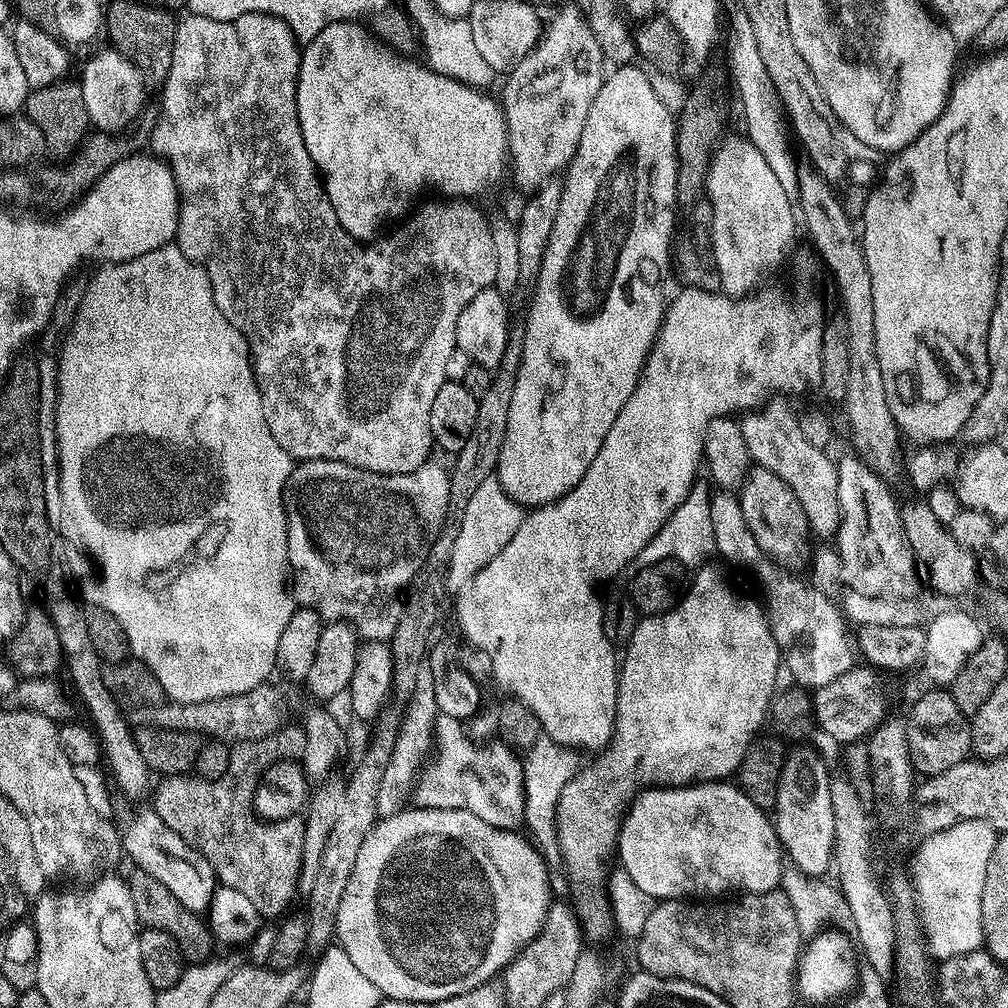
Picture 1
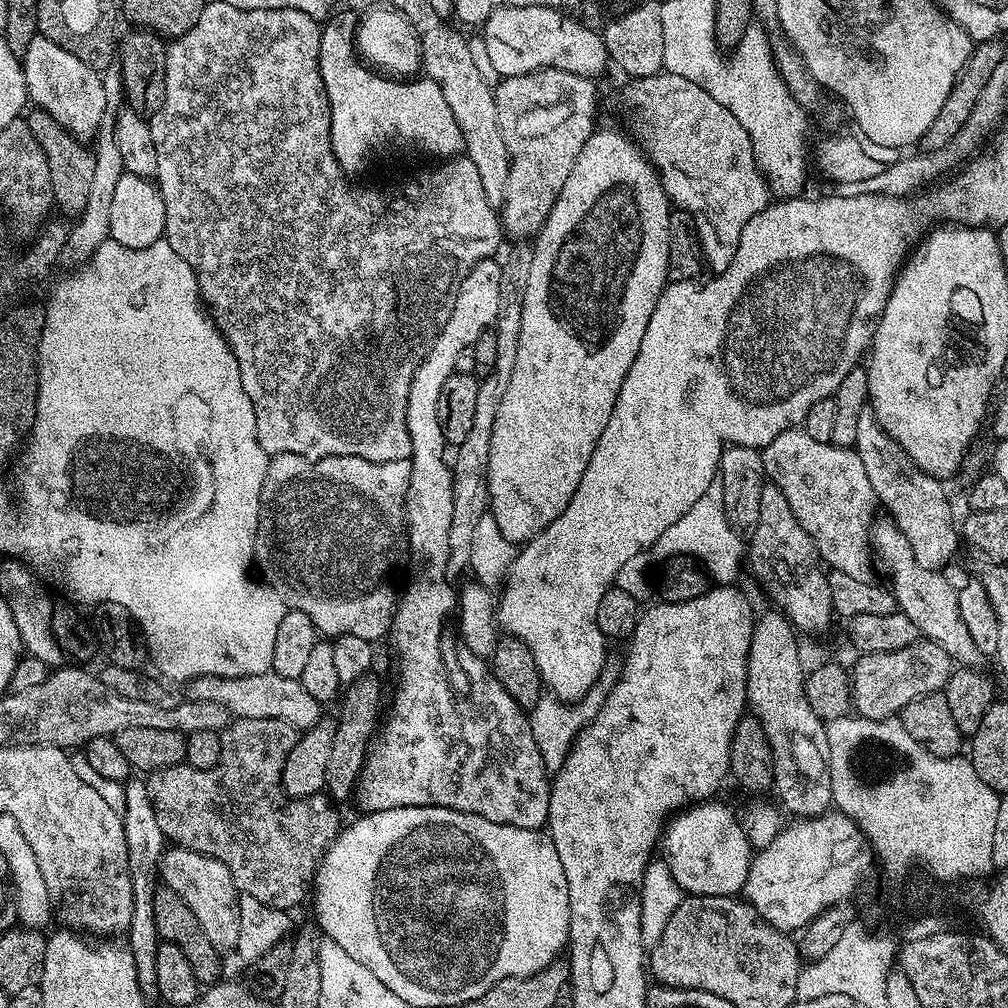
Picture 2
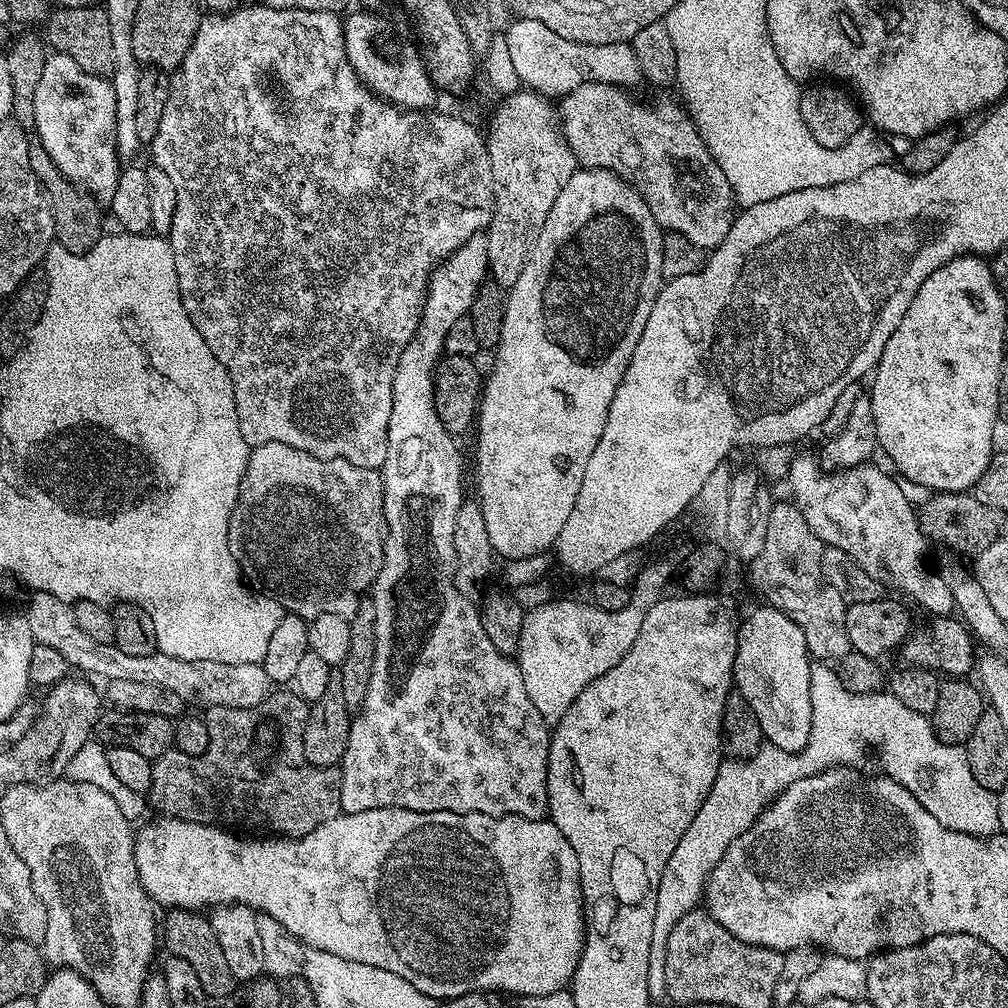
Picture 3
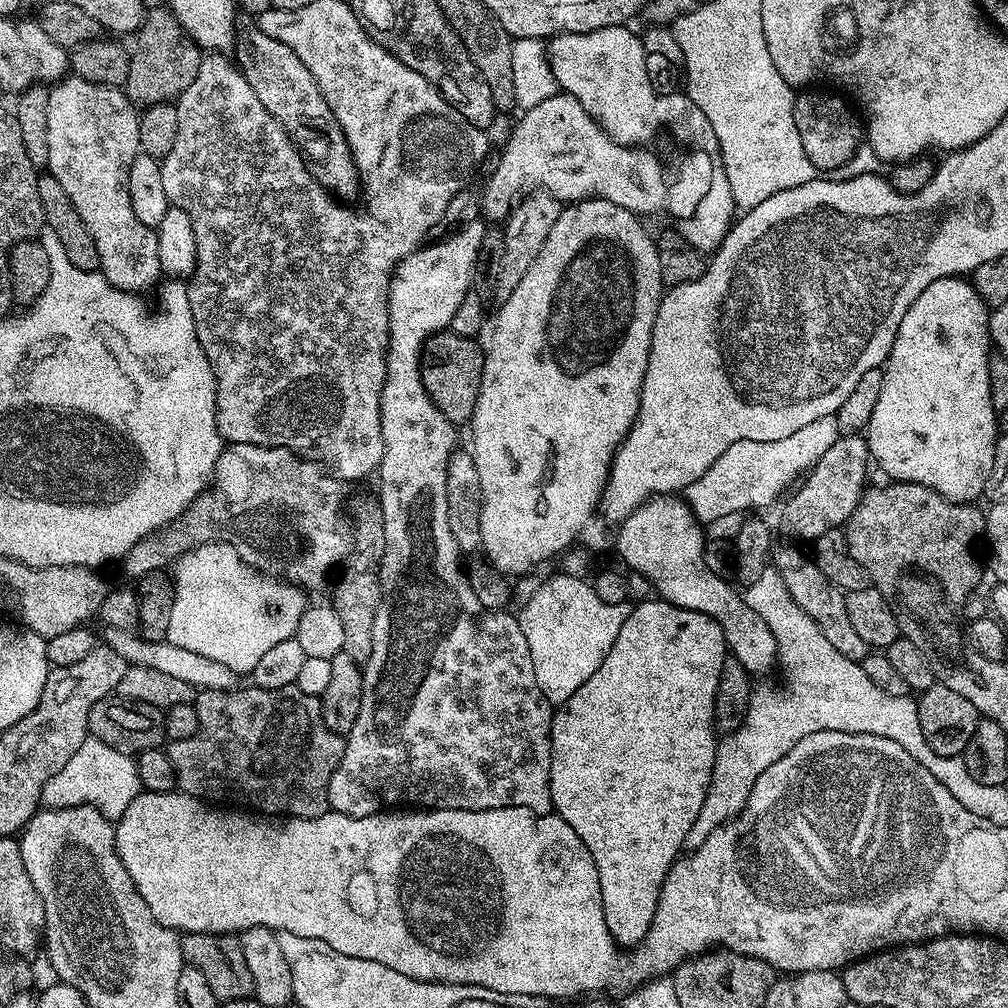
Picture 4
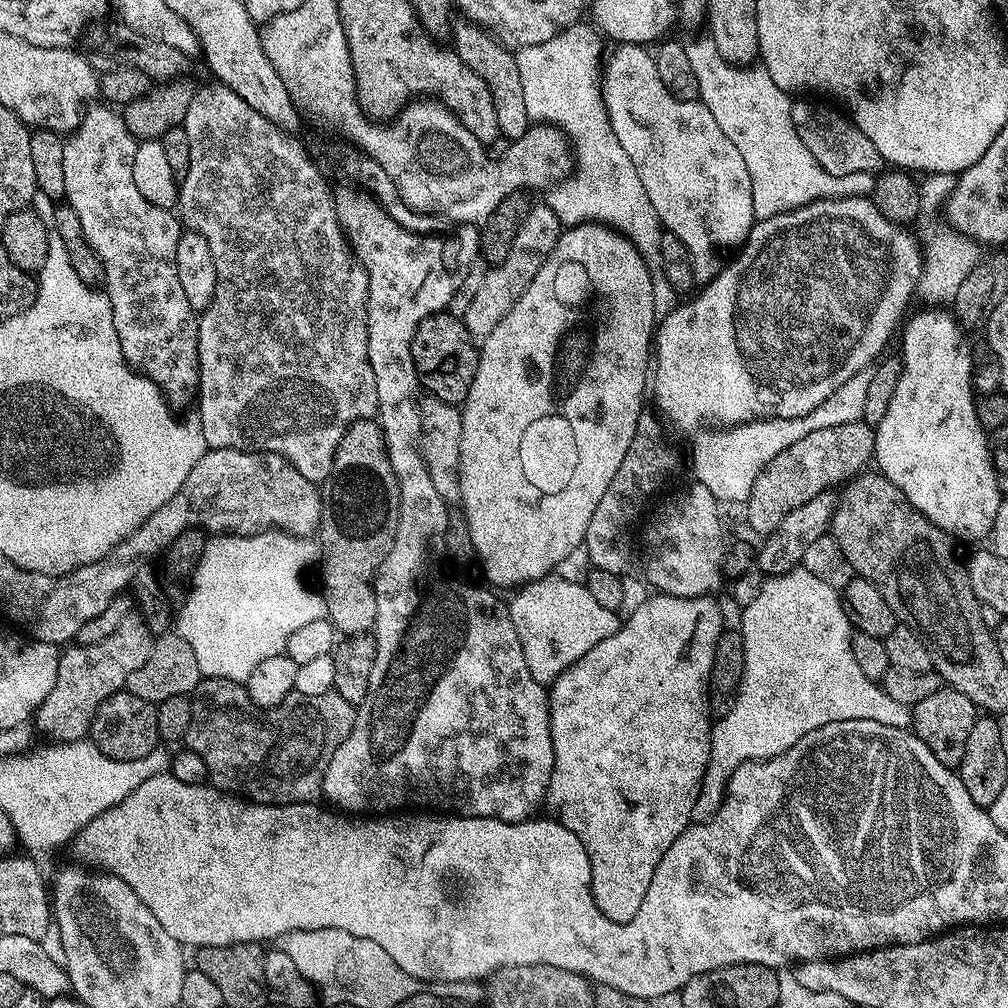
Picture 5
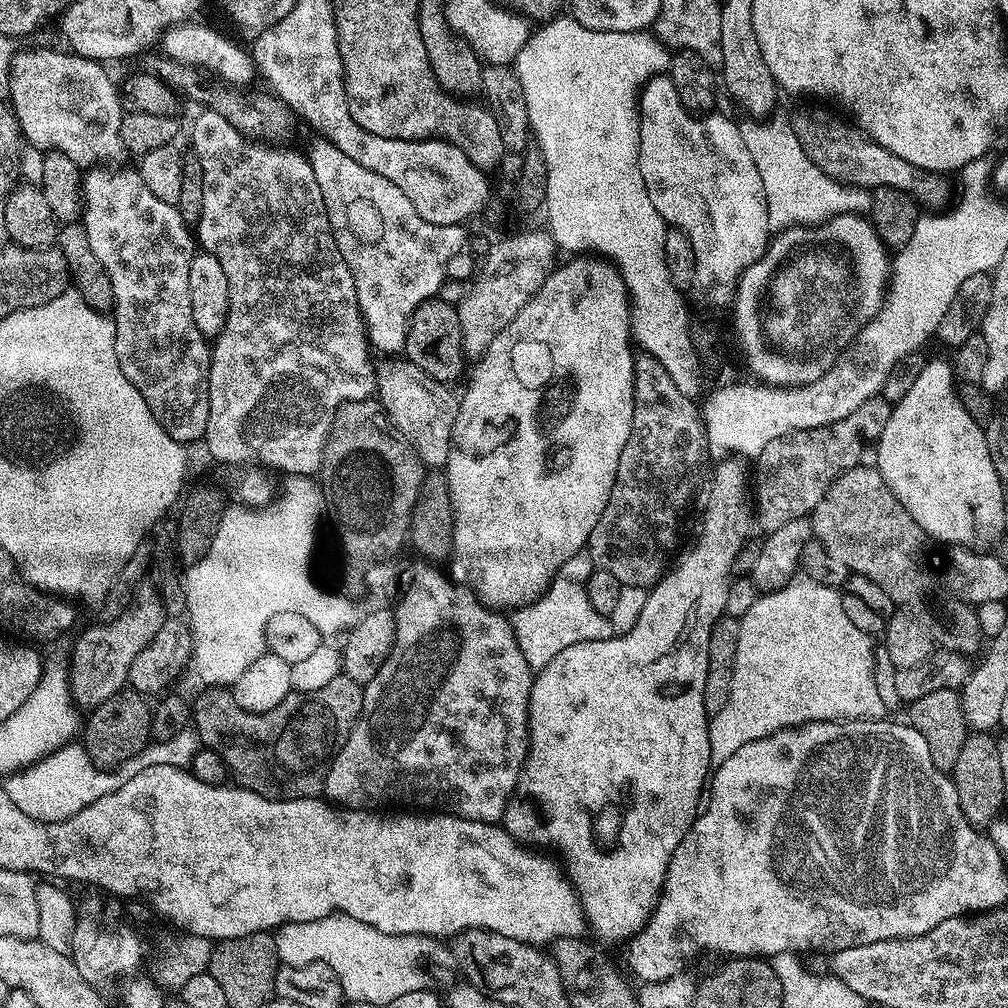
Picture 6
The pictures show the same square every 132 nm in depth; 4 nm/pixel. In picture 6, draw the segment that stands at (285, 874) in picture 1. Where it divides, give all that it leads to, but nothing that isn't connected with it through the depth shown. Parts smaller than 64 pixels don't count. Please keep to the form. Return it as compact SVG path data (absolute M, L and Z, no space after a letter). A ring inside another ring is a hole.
M341 674L338 678L334 678L331 682L322 686L322 690L310 690L309 692L290 693L286 698L282 698L282 702L278 702L278 706L274 706L274 710L269 712L251 712L250 710L242 710L242 706L238 706L238 702L232 697L231 691L224 686L208 686L203 689L204 693L197 698L196 704L194 700L194 730L200 737L200 743L203 747L213 748L224 761L224 767L229 773L236 776L235 783L242 788L249 788L254 794L262 794L271 800L311 800L319 797L324 790L324 783L328 777L328 771L333 760L343 753L348 737L352 734L352 727L356 725L356 721L360 718L362 710L362 702L364 701L364 690L361 684L354 682L348 676Z

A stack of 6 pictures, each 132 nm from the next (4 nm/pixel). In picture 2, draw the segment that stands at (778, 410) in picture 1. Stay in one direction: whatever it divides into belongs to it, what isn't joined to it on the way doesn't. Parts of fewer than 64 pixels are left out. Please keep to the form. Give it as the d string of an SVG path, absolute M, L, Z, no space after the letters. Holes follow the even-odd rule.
M803 427L787 428L762 449L762 455L765 477L786 494L790 510L794 510L798 522L820 551L820 560L828 563L829 569L858 578L858 582L869 580L874 572L870 563L870 525L877 515L878 501L874 486L870 486L870 478L866 478L866 466L862 466L862 458L858 458L855 447L839 448L834 443L814 442Z

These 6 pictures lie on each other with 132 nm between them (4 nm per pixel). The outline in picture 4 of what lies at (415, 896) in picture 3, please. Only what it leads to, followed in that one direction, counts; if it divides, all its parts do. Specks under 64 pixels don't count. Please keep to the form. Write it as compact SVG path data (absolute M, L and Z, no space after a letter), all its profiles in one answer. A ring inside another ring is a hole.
M179 790L175 792L145 792L141 791L138 798L134 798L134 802L130 802L130 806L126 806L126 814L122 814L119 820L115 821L116 829L116 853L118 858L122 858L122 866L126 866L126 870L130 870L130 878L134 878L134 886L138 886L138 894L142 894L142 898L146 902L146 906L150 906L150 914L154 914L154 918L158 918L158 922L162 922L162 926L171 928L177 933L186 932L222 932L225 934L239 934L245 932L247 928L252 928L257 924L263 928L271 928L281 932L289 932L290 934L298 934L302 938L310 938L311 940L320 940L326 946L330 946L334 950L338 950L338 954L346 954L350 958L366 958L370 962L382 962L386 966L390 966L390 970L398 970L398 974L406 974L413 976L415 980L429 980L430 982L442 982L443 984L469 984L470 986L486 986L486 990L498 990L498 994L522 994L523 996L547 996L549 1001L564 1000L567 996L580 996L583 992L594 992L596 994L599 988L604 988L616 976L616 971L620 968L620 960L616 957L618 945L613 940L612 935L608 932L606 926L606 918L602 910L602 898L600 897L599 887L594 886L594 869L592 866L592 855L590 850L586 850L586 846L582 842L582 838L578 838L578 834L574 834L572 827L567 824L561 816L549 814L546 816L537 816L535 812L531 812L528 808L495 808L494 810L478 810L471 812L470 810L446 810L445 808L433 808L431 810L385 810L376 812L372 816L347 816L346 814L338 814L334 811L324 812L318 818L298 818L290 816L281 818L279 816L256 815L248 810L232 810L236 812L223 812L223 807L213 806L211 803L199 800L197 796L191 796Z

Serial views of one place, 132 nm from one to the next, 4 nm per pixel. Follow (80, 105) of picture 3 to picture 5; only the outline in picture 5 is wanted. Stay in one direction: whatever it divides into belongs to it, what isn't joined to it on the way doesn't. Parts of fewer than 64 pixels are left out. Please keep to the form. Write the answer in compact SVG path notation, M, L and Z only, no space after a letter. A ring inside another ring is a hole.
M96 102L91 106L85 107L80 117L80 124L65 139L64 149L62 150L62 160L64 161L66 173L66 190L64 191L63 199L78 214L78 222L82 222L84 241L96 251L104 267L103 287L107 291L108 301L112 307L114 330L118 330L118 342L120 343L125 362L128 363L128 367L135 368L136 371L141 372L146 378L150 378L150 382L157 384L160 388L160 393L164 395L164 399L168 401L169 405L179 409L178 407L186 407L191 400L193 403L198 396L198 385L200 382L198 330L200 329L200 322L197 312L190 306L190 301L186 298L186 290L182 290L182 282L178 279L176 255L178 254L178 238L182 231L181 221L178 219L175 211L159 208L150 202L146 202L146 198L142 198L142 194L138 190L138 185L134 183L134 154L136 153L137 143L136 137L130 134L130 130L126 130L126 122L123 115L115 107L109 106L104 102Z

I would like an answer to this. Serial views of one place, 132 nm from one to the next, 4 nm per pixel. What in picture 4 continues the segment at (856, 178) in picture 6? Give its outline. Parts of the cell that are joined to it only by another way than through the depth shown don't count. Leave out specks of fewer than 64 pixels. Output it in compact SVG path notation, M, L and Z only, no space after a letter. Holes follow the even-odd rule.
M804 90L794 102L794 126L798 126L800 148L806 150L806 158L810 158L813 166L824 174L835 173L836 169L850 162L866 136L861 117L854 111L853 105L848 105L843 95L835 94L840 95L832 90Z

